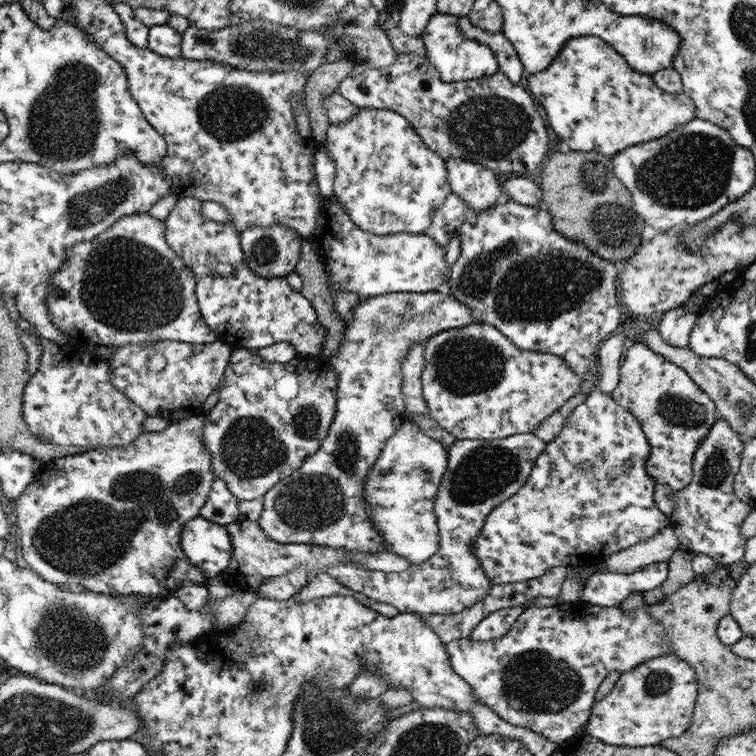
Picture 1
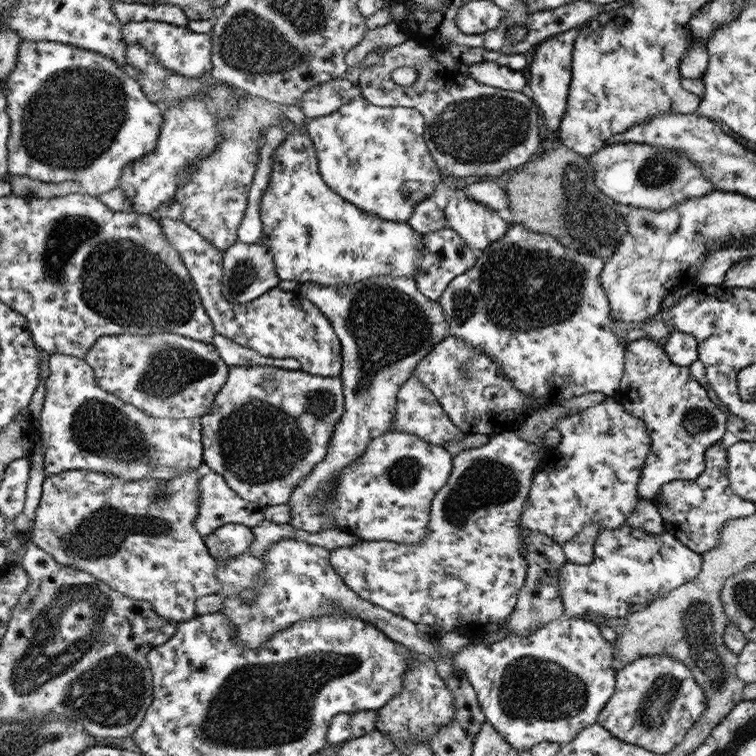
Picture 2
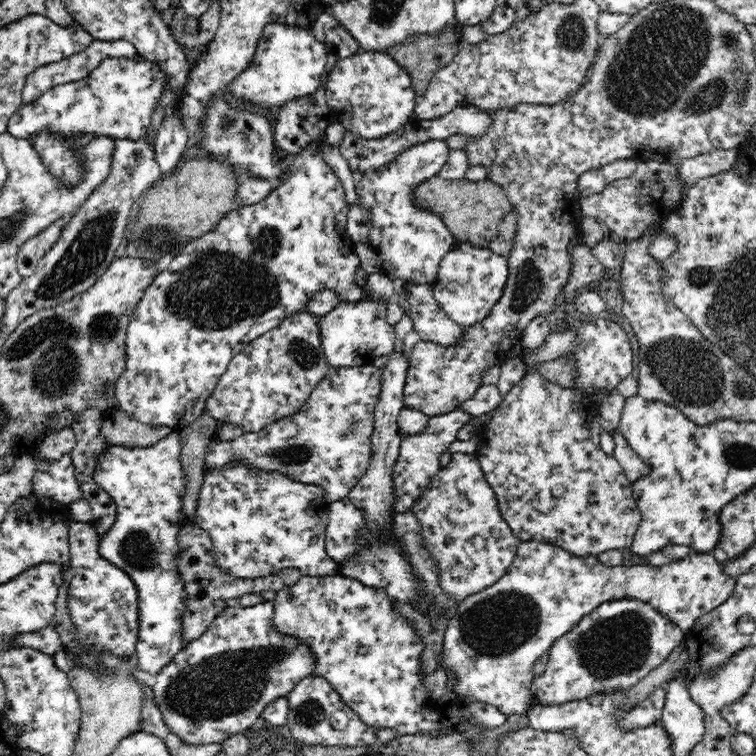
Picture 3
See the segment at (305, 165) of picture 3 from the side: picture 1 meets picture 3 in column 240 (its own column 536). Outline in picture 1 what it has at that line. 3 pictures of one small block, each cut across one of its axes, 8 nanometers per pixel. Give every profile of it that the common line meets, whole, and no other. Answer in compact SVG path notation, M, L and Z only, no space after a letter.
M509 198L504 204L493 205L486 211L471 213L471 216L465 219L461 226L459 226L456 236L459 237L459 256L457 256L455 264L451 264L451 268L448 270L447 286L449 286L449 296L455 298L455 301L464 304L468 308L474 322L487 323L495 327L517 348L524 351L559 356L559 360L563 360L567 364L567 368L571 368L571 372L575 375L580 376L583 380L594 380L593 376L597 372L596 363L599 364L599 360L596 357L596 348L601 341L619 330L618 325L621 324L619 314L623 308L614 292L615 284L617 283L617 264L613 264L595 255L595 253L581 243L575 243L560 236L551 226L551 217L545 208L522 205Z

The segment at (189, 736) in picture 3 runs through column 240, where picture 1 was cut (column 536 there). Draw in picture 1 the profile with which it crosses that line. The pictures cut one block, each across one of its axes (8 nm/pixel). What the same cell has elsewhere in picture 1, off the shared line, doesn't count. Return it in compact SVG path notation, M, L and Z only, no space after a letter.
M580 599L572 603L559 602L557 605L549 607L528 604L515 619L515 622L511 625L511 628L509 628L509 632L506 632L498 639L479 641L462 638L452 640L444 645L444 647L448 654L451 670L471 687L471 690L479 700L479 704L491 709L497 717L501 718L501 720L505 720L505 722L511 724L511 726L527 728L527 730L531 730L531 732L545 738L549 742L553 742L553 744L557 746L569 740L569 738L572 738L573 734L577 732L577 728L583 729L586 726L587 720L591 714L591 704L593 704L593 696L595 696L597 686L603 682L603 678L605 678L609 672L613 672L613 670L617 670L617 672L620 673L627 672L650 658L669 655L671 653L670 640L664 635L663 627L646 611L647 607L648 605L643 604L635 610L623 611L619 606L595 606L587 604Z

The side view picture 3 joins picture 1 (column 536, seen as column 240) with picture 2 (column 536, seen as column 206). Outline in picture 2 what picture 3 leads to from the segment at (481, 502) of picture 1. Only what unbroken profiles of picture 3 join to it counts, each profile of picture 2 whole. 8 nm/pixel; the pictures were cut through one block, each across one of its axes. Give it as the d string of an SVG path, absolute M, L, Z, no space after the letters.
M500 432L492 435L485 444L479 445L477 448L469 447L468 449L463 449L455 456L452 456L452 467L449 476L445 484L433 495L426 535L419 542L416 542L414 546L405 546L404 544L397 544L388 540L358 540L355 544L349 544L329 551L327 562L336 572L336 575L339 576L341 582L359 598L384 608L397 616L406 618L418 624L418 626L435 624L436 627L443 629L444 632L453 632L465 638L471 638L468 634L475 634L471 630L484 630L486 634L493 631L504 632L507 627L507 620L514 609L519 589L522 587L528 565L525 557L523 557L523 547L521 547L523 537L521 537L517 523L519 515L526 505L530 481L541 458L542 454L538 453L537 445L521 440L515 432Z

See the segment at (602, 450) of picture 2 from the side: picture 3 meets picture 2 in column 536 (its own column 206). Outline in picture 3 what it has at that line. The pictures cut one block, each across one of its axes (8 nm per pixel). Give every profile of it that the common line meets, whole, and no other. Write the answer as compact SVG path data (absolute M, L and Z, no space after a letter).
M243 458L238 460L230 460L228 465L224 468L206 468L202 476L202 486L200 486L200 492L198 492L198 503L194 508L194 518L192 522L204 529L211 536L214 543L215 561L220 568L226 569L232 576L238 578L258 578L258 576L268 576L270 574L281 574L281 571L286 568L287 570L293 569L301 573L301 576L330 576L339 573L338 564L336 561L330 559L326 554L325 547L325 530L329 521L330 503L324 499L324 490L315 484L304 484L296 480L292 480L288 476L284 476L281 472L278 473L275 470L270 472L269 470L262 470L256 468L253 464L249 464Z

